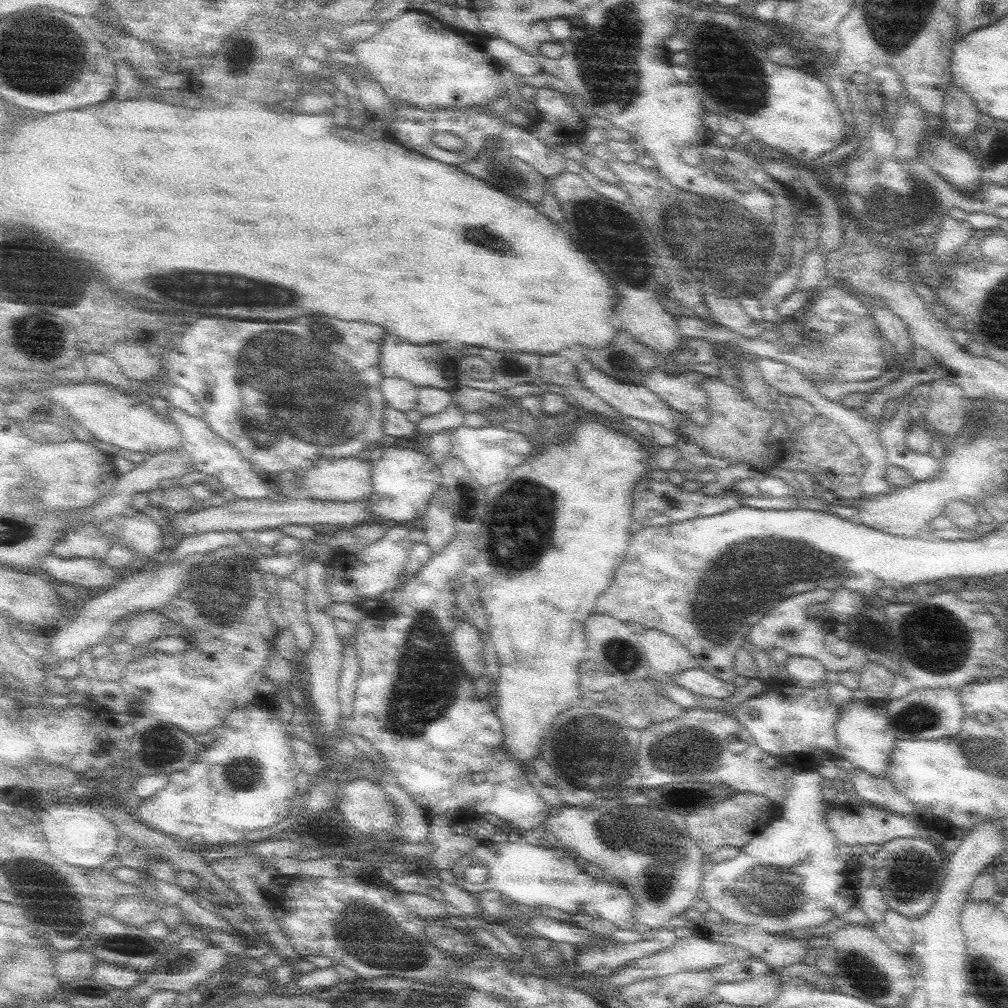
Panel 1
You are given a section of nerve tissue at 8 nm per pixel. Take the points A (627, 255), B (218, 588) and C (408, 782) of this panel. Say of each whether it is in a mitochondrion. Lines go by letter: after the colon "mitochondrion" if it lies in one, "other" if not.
A: mitochondrion
B: mitochondrion
C: other

